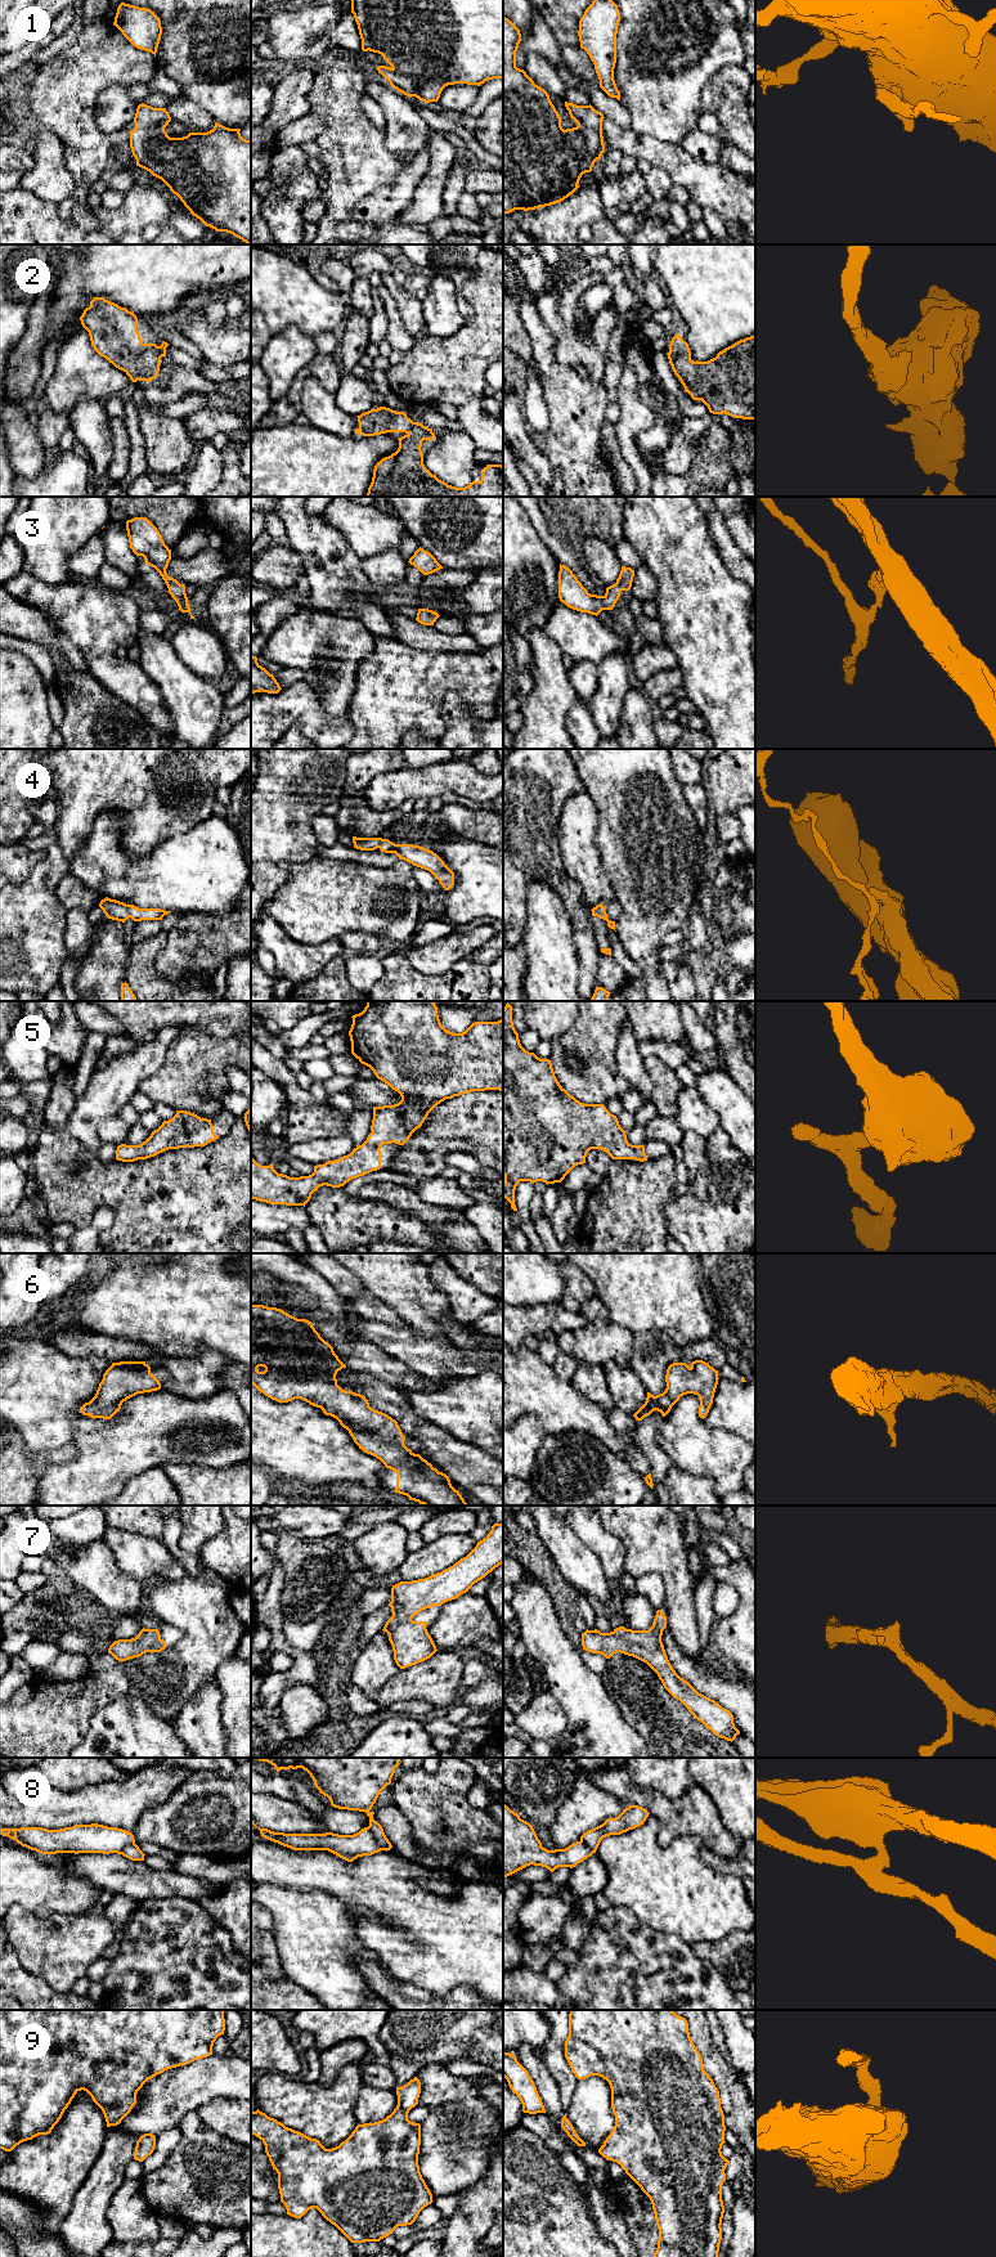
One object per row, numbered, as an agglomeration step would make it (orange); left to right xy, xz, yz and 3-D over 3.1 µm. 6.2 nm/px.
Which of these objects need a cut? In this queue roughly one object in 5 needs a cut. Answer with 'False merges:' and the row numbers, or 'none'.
False merges: 4, 8

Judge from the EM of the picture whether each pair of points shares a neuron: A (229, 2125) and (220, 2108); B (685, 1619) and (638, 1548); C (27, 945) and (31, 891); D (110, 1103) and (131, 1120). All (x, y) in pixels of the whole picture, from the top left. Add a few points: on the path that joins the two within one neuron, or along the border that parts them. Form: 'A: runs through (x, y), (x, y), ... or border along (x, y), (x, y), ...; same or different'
A: runs through (229, 2121), (223, 2112); same
B: runs through (680, 1600), (678, 1583), (658, 1562); same
C: runs through (28, 932), (31, 903); same
D: border along (128, 1103), (116, 1116); different

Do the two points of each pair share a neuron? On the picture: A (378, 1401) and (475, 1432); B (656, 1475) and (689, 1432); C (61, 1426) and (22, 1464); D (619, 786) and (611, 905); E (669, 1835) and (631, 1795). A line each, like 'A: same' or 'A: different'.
A: different
B: different
C: different
D: different
E: same

